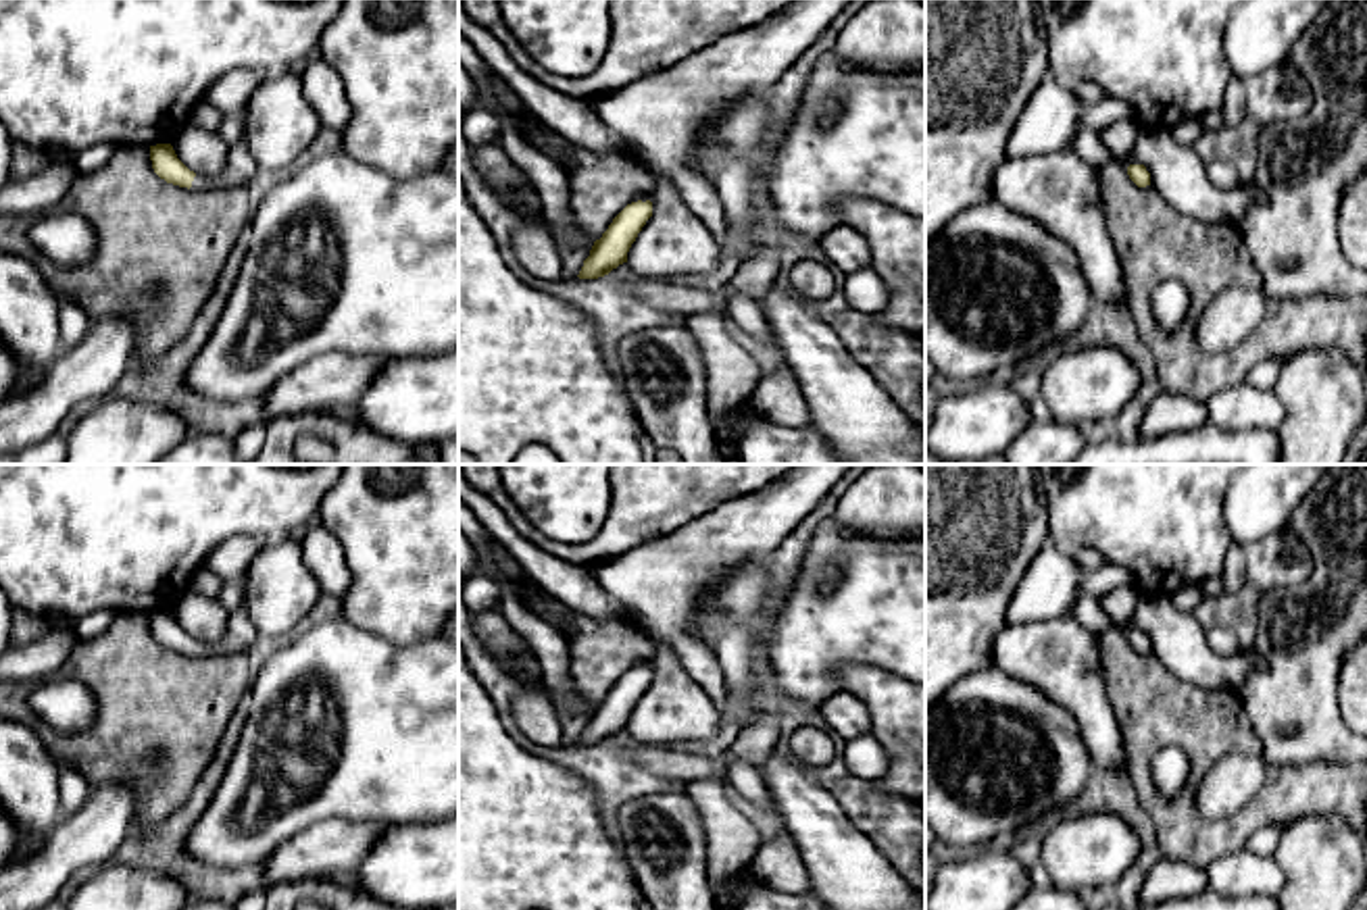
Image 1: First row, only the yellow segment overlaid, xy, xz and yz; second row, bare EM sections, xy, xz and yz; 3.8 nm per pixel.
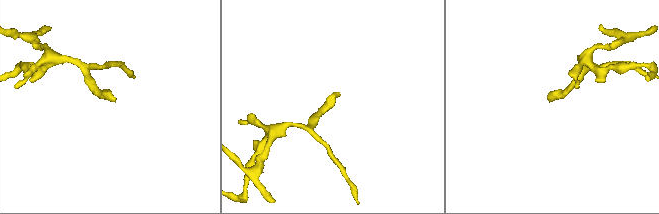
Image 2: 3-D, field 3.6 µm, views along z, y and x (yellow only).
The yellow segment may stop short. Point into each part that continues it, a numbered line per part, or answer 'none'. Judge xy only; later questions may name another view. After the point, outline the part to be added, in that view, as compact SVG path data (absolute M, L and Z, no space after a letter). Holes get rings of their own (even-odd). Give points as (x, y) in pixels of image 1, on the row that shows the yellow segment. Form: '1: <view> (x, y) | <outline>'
1: xy (240, 167) | M240 142L229 148L223 175L215 179L204 179L196 175L192 181L192 189L246 187L256 173L258 173L258 167L252 154L248 152L248 146Z

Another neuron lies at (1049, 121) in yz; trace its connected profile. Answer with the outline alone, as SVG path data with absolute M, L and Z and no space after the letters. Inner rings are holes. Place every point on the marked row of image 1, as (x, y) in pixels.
M1052 73L1036 87L1023 106L1006 144L1006 158L1069 152L1082 129L1084 104L1073 87L1063 85Z

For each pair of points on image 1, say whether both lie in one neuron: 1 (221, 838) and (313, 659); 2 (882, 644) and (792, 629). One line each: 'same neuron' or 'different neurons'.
1: same neuron
2: same neuron

